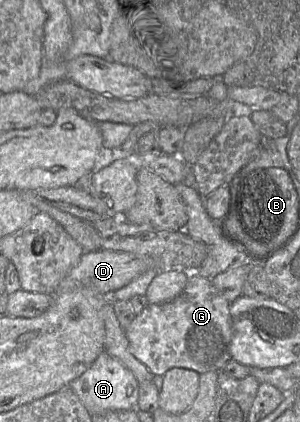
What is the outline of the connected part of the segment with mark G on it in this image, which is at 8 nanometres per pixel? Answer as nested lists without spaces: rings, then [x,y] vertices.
[[[190,273],[183,291],[163,304],[148,304],[124,330],[132,355],[154,375],[164,375],[172,368],[186,368],[198,374],[220,371],[231,360],[232,319],[227,301],[212,285],[211,279]]]

